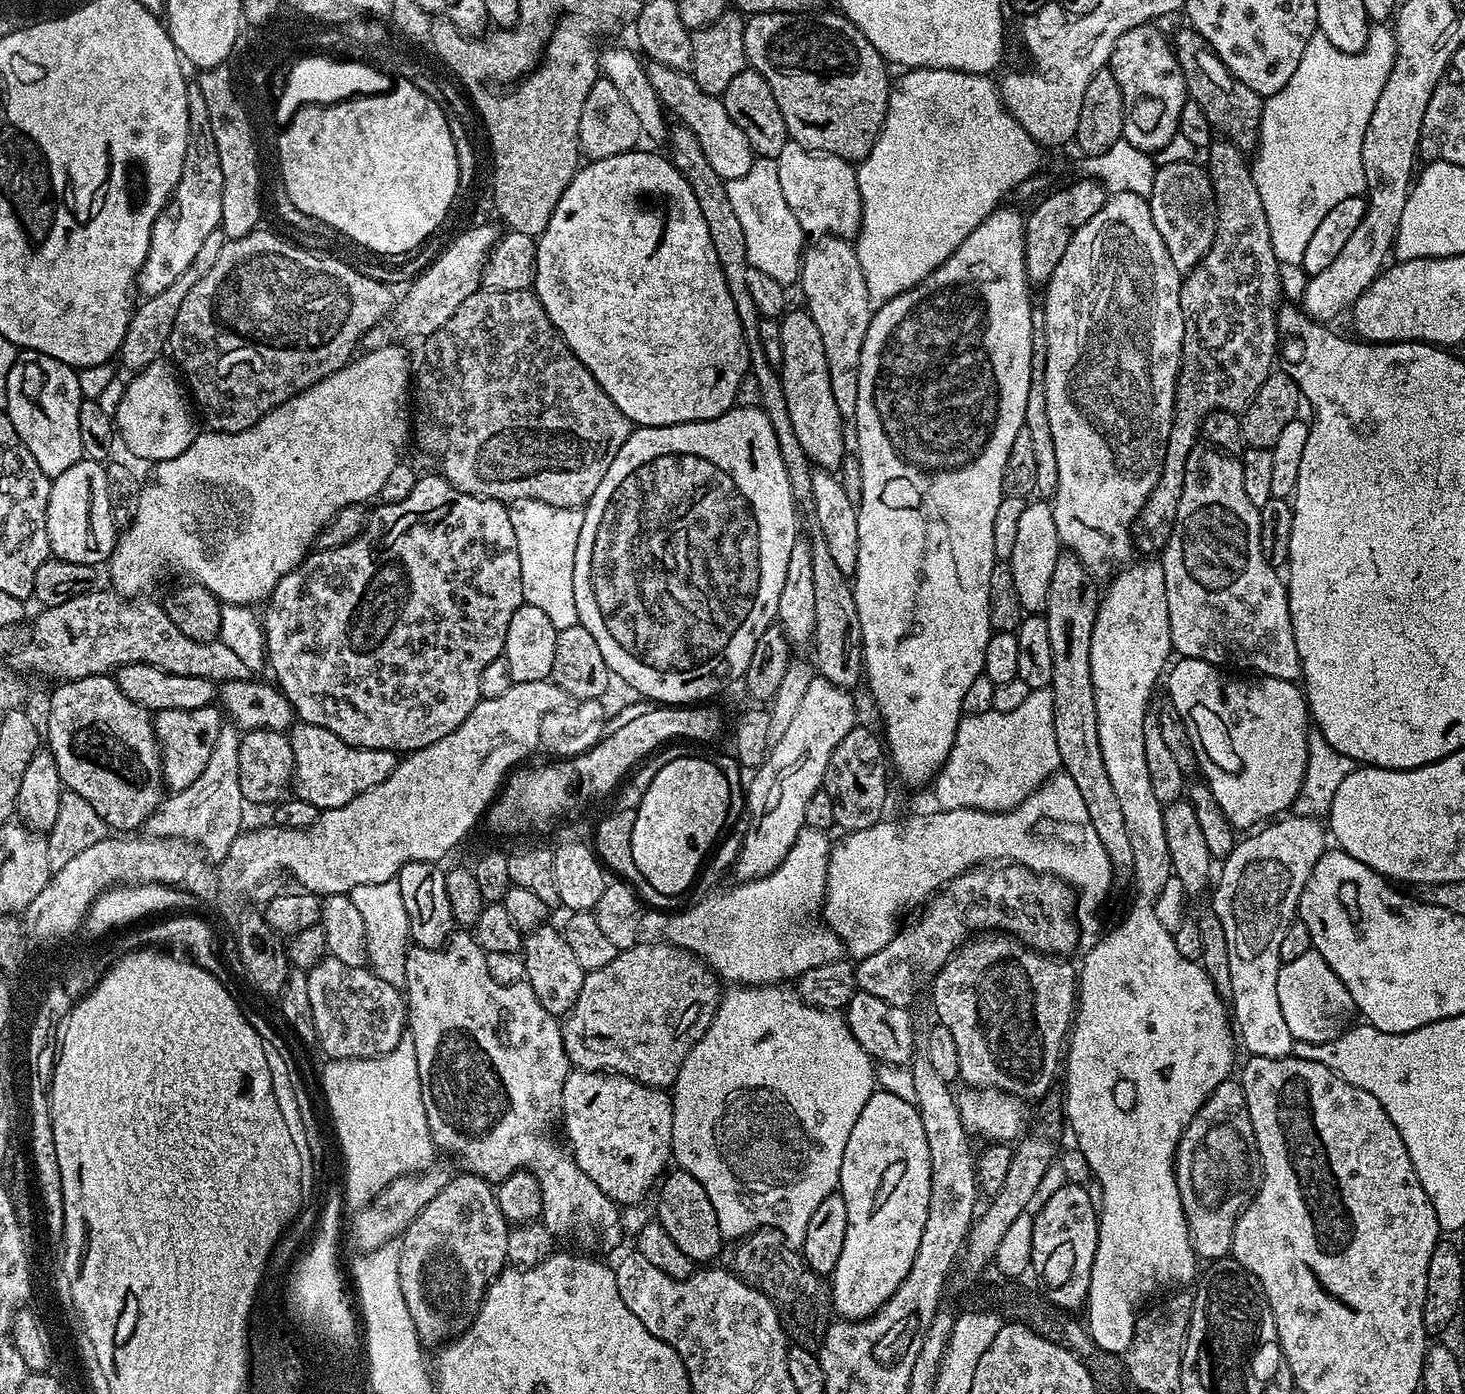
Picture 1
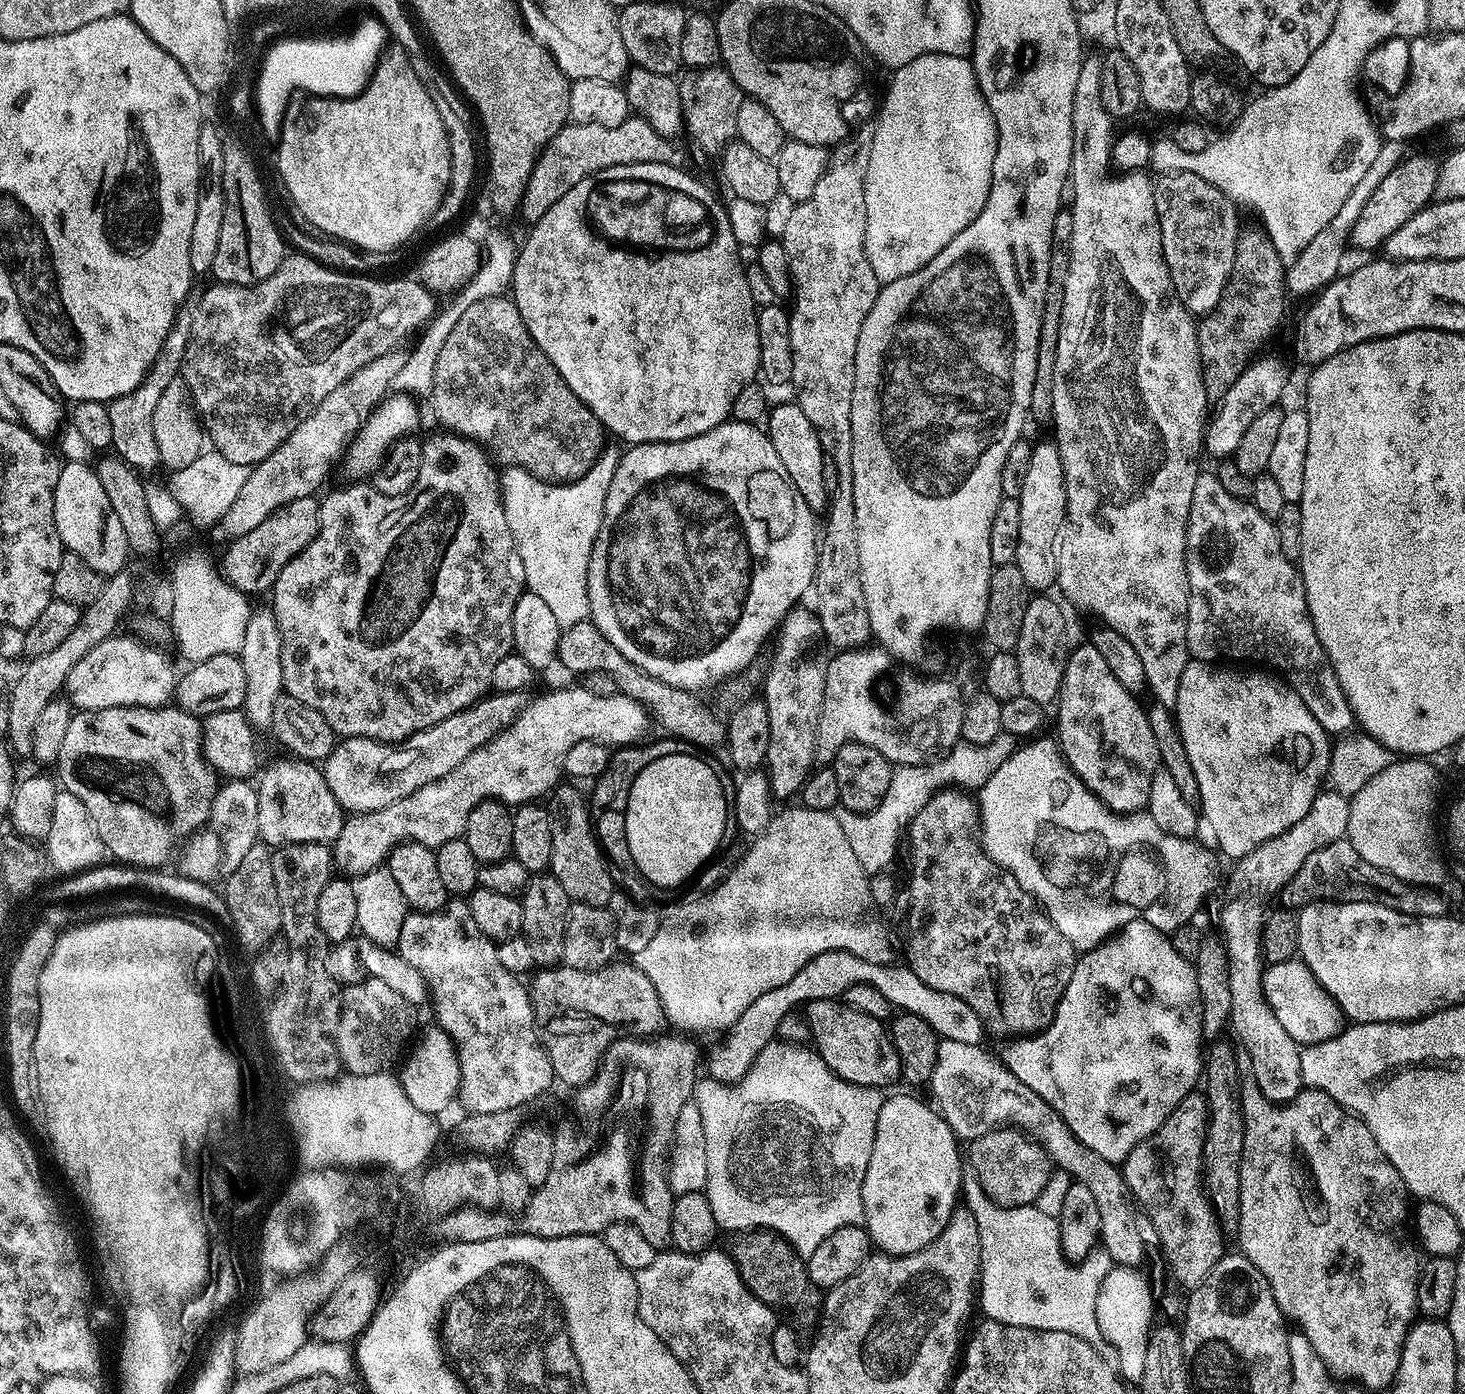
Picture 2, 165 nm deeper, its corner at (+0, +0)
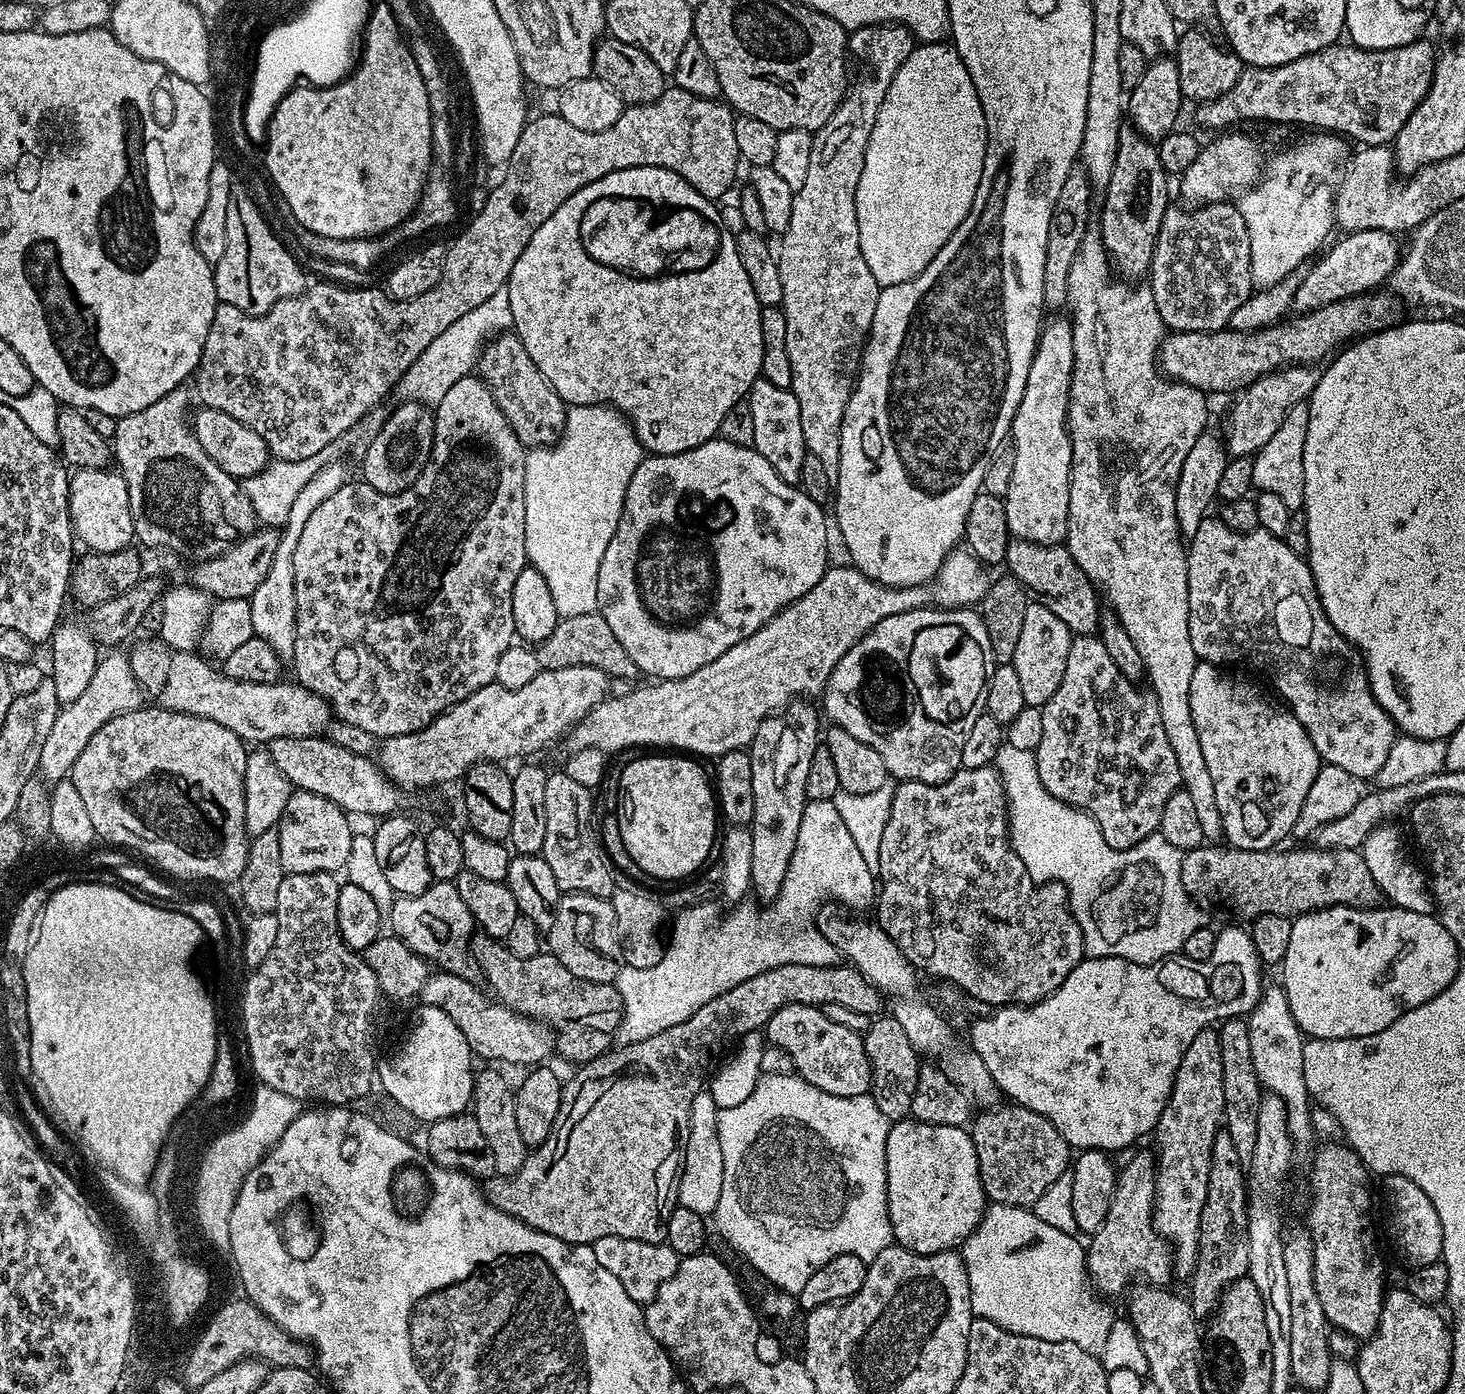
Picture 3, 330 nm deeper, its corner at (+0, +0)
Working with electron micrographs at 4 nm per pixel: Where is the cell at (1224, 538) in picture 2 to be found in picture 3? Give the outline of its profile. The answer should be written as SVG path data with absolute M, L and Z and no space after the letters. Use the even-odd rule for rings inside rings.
M1206 518L1202 526L1198 526L1186 548L1190 602L1188 629L1190 646L1194 646L1197 661L1217 666L1253 664L1261 668L1284 695L1283 703L1292 715L1304 724L1324 764L1342 766L1346 774L1357 778L1377 777L1391 747L1396 744L1398 729L1390 714L1386 714L1374 698L1361 657L1325 614L1307 559L1294 554L1279 536L1263 530L1239 532L1223 519L1212 519Z

